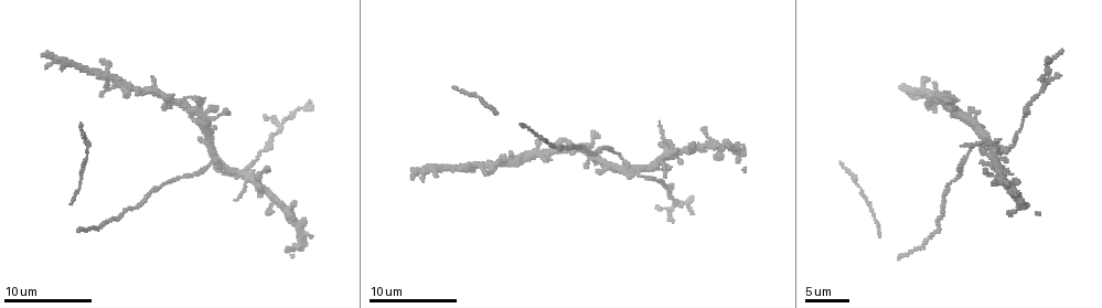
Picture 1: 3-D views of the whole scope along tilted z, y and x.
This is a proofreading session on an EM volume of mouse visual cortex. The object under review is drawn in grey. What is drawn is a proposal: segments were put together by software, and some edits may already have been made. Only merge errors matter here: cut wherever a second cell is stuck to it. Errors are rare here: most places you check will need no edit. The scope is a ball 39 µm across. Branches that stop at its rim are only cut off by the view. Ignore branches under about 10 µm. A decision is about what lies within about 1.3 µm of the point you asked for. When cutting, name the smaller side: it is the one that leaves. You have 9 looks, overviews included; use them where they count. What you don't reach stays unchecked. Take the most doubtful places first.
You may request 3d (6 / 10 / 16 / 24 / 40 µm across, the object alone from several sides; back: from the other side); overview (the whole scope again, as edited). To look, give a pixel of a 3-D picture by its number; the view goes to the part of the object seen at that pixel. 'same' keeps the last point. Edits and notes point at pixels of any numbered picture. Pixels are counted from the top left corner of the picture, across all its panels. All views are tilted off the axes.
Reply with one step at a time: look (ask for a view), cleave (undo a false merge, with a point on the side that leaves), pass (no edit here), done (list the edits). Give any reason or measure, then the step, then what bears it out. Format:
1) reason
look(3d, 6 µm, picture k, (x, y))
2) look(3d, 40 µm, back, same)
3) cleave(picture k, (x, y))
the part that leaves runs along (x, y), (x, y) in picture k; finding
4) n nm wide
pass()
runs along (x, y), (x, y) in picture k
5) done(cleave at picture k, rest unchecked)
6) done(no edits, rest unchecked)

branch point
look(3d, 16 µm, picture 1, (222, 171))

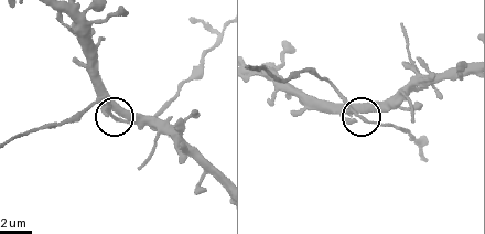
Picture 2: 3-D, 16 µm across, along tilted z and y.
340 nm wide
pass()
runs along (62, 123), (74, 121), (105, 98), (117, 117), (150, 116) in picture 2; continuous, no second cell

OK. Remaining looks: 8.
a narrow waist
look(3d, 10 µm, picture 1, (577, 150))

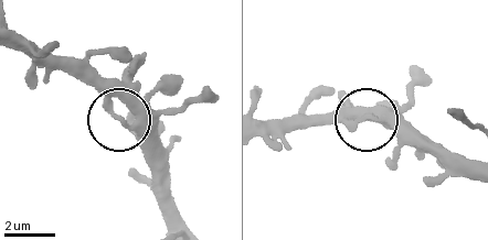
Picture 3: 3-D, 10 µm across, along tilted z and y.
440 nm wide
pass()
runs along (178, 225), (160, 198), (134, 131), (70, 62) in picture 3; continuous, no second cell

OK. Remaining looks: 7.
look(3d, 10 µm, picture 1, (1031, 103))

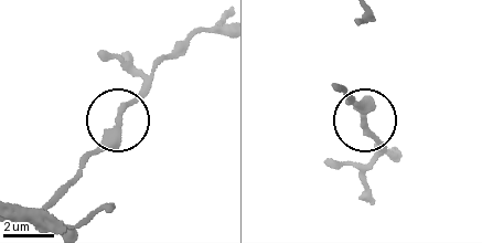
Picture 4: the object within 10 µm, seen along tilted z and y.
closer look
look(3d, 6 µm, picture 4, (362, 118))

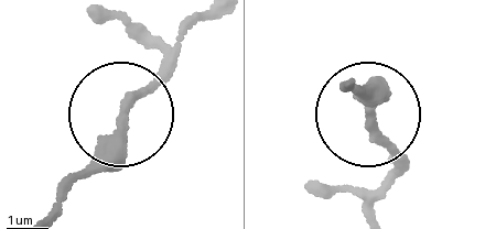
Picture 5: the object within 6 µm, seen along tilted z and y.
pass()
runs along (346, 85), (368, 99), (400, 173) in picture 5; all the same cell

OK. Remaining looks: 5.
calibre changes
look(3d, 10 µm, picture 1, (961, 175))

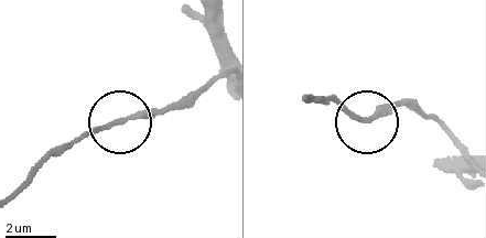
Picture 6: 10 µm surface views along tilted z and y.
190 nm wide
pass()
runs along (390, 104), (359, 122), (331, 96) in picture 6; continuous, no second cell

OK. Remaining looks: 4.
done(no edits, rest unchecked)

